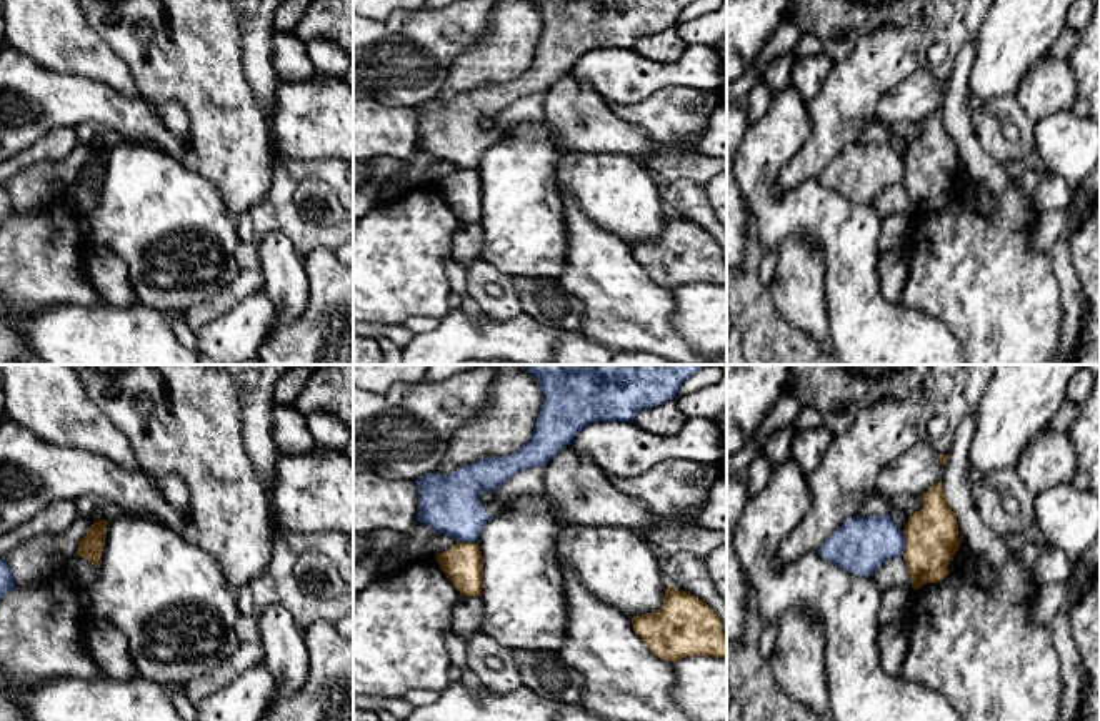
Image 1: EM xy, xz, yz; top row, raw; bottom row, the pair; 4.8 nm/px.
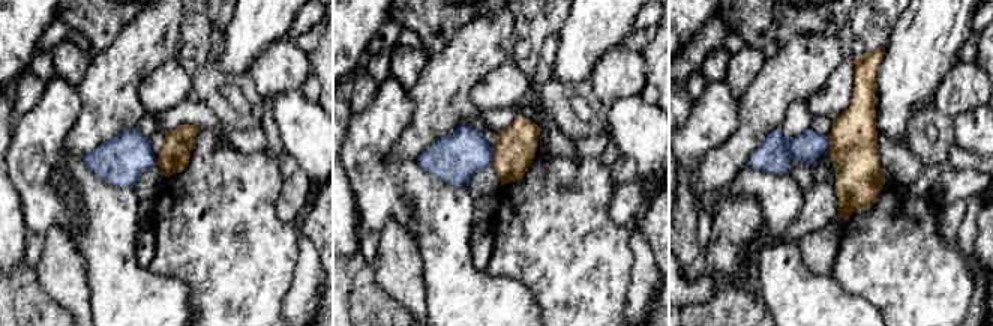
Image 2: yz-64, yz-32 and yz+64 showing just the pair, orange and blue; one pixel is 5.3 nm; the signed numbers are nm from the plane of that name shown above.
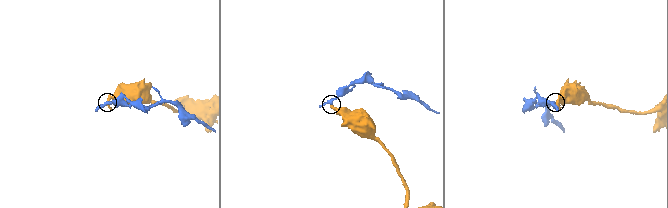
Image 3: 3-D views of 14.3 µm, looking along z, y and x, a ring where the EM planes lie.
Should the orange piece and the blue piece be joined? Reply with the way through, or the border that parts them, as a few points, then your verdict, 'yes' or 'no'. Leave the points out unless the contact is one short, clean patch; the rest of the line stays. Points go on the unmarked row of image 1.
along yz (902, 159), (904, 180) | no

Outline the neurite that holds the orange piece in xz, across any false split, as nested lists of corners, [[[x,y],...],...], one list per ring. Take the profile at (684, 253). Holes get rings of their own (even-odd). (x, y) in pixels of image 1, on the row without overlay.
[[[668,213],[657,240],[630,248],[647,275],[663,288],[677,290],[687,283],[727,286],[727,261],[720,245],[690,220]]]

